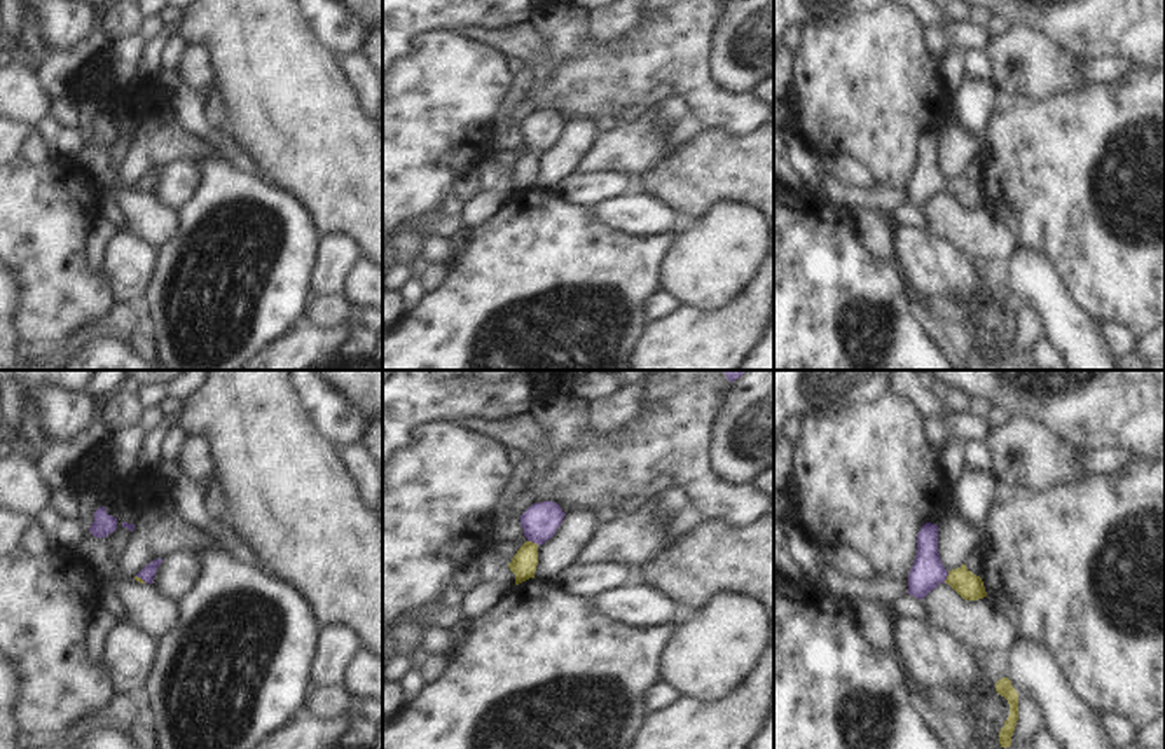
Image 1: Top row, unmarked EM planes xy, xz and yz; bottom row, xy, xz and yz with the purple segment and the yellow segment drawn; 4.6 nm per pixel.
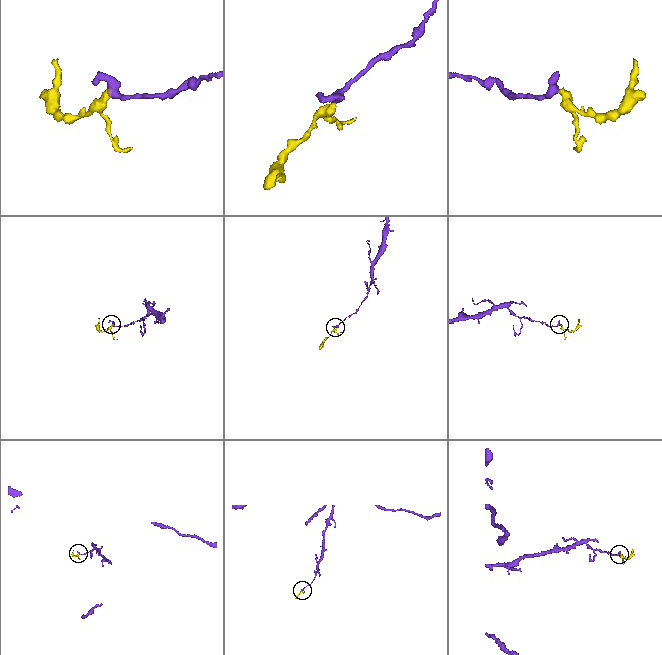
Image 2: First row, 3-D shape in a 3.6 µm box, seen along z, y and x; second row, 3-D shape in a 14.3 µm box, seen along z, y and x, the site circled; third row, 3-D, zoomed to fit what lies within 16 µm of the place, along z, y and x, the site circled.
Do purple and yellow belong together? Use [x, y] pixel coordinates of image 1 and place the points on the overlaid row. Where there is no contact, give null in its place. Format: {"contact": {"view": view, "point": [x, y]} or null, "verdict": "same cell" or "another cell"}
{"contact": {"view": "yz", "point": [947, 575]}, "verdict": "same cell"}

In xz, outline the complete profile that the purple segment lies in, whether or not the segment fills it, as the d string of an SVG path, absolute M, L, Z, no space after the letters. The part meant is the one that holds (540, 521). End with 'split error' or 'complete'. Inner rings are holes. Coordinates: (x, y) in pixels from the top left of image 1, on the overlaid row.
M554 501L534 503L520 515L520 526L527 541L508 564L510 571L515 574L515 585L534 578L538 546L555 534L564 515L566 513Z; split error

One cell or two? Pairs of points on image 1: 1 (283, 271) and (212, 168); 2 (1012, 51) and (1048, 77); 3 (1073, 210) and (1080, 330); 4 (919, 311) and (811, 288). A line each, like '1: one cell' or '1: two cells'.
1: one cell
2: one cell
3: two cells
4: two cells

